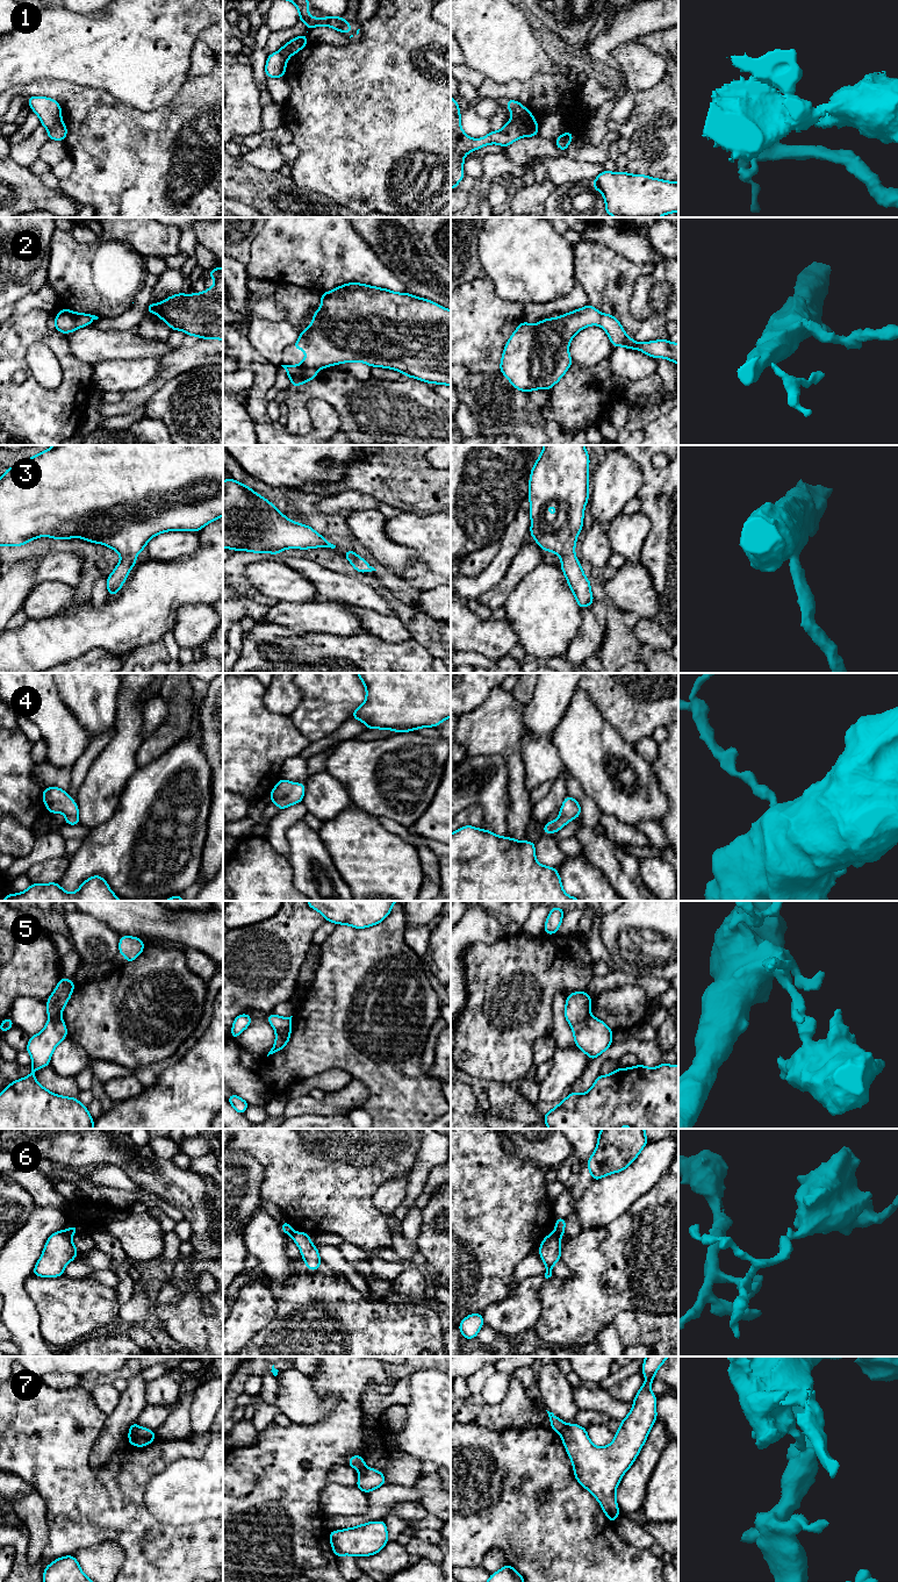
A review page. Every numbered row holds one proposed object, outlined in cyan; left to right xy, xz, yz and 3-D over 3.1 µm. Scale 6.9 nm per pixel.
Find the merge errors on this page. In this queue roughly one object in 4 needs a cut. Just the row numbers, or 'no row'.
1, 5, 6, 7

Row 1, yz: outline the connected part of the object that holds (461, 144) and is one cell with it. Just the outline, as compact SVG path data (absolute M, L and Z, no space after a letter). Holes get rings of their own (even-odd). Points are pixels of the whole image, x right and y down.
M451 96L451 189L457 188L462 180L465 156L474 150L489 144L498 144L504 149L523 137L519 127L513 120L509 120L500 131L490 131L482 138L470 138L461 128L460 108L454 98Z

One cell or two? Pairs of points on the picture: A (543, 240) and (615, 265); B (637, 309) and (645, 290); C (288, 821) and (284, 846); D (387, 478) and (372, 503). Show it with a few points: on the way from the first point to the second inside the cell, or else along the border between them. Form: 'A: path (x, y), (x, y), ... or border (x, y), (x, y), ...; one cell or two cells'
A: border (572, 245), (575, 277); two cells
B: path (639, 305), (640, 294); one cell
C: path (282, 827), (281, 840); one cell
D: border (349, 489), (367, 493), (378, 502); two cells

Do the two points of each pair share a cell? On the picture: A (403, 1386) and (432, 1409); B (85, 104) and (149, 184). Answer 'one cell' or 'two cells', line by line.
A: two cells
B: one cell

